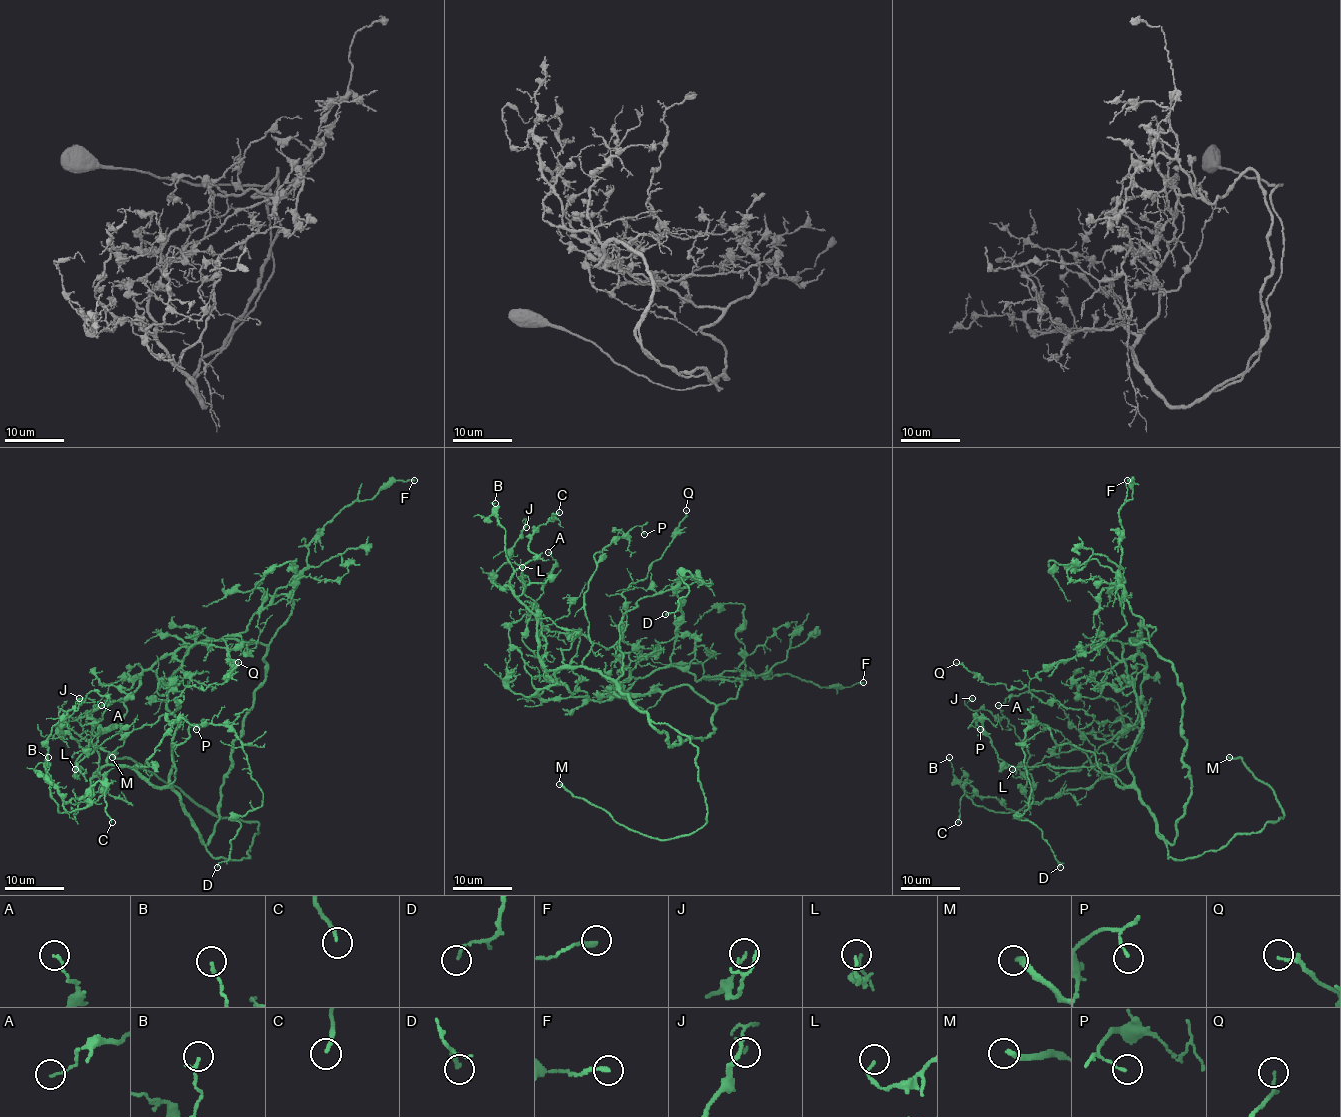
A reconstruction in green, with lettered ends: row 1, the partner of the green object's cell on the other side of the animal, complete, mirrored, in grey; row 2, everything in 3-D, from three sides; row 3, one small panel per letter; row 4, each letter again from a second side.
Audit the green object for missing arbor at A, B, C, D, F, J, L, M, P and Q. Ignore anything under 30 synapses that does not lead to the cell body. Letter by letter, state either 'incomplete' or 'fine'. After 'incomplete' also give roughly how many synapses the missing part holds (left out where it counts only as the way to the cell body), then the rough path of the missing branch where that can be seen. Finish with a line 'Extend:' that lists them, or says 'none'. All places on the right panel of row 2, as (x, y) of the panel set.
A: fine
B: fine
C: fine
D: fine
F: fine
J: fine
L: fine
M: incomplete; missing branch runs (1229, 757), (1218, 756), (1211, 745), (1210, 722), (1220, 705), (1220, 693), (1207, 674)
P: fine
Q: fine
Extend: M

